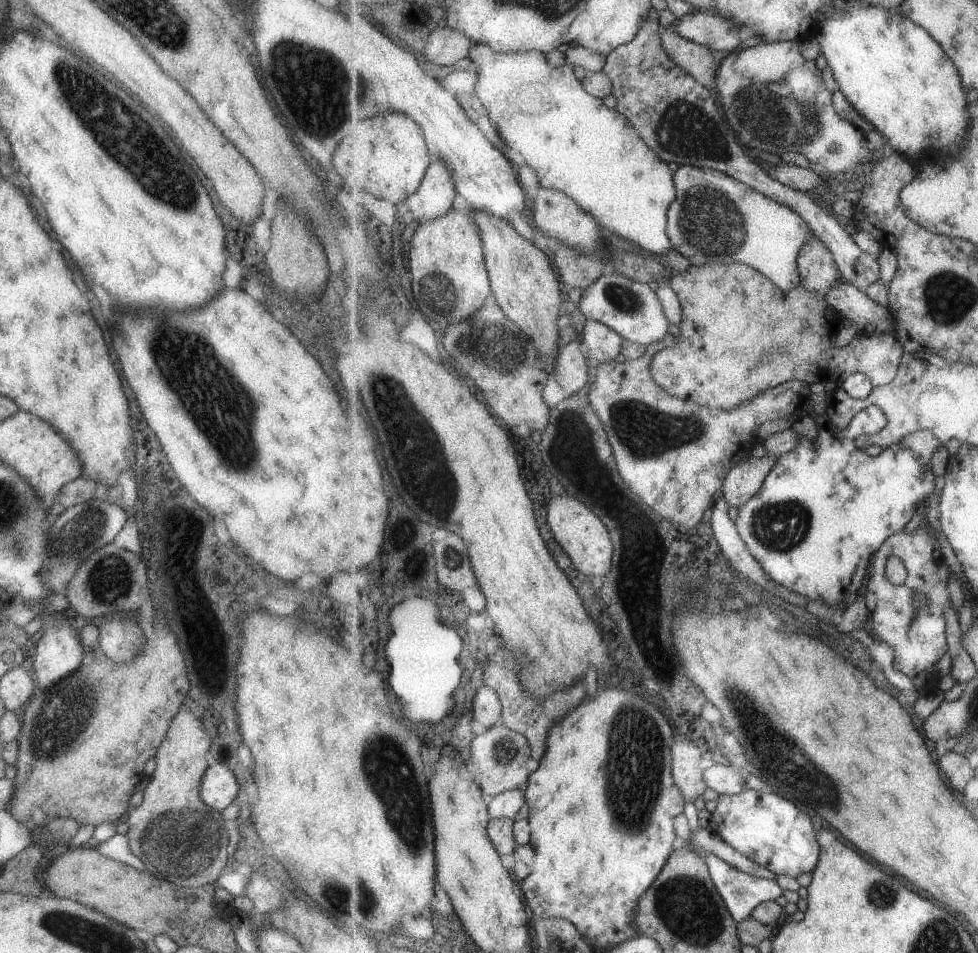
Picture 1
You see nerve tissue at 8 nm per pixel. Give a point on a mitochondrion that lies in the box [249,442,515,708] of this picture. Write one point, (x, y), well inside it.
(454, 555)

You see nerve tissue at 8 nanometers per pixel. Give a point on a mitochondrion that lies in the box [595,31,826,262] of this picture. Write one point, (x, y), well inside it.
(769, 116)

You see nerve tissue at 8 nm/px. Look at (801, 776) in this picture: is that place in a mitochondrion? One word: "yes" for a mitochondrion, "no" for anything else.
yes

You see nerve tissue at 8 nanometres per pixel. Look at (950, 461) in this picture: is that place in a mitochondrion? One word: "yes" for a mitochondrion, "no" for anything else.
no

